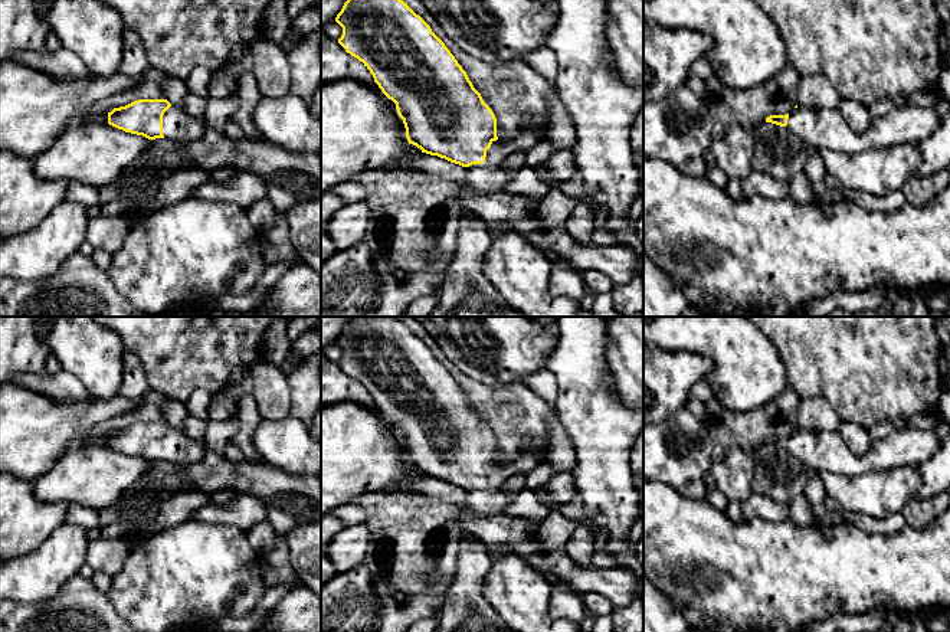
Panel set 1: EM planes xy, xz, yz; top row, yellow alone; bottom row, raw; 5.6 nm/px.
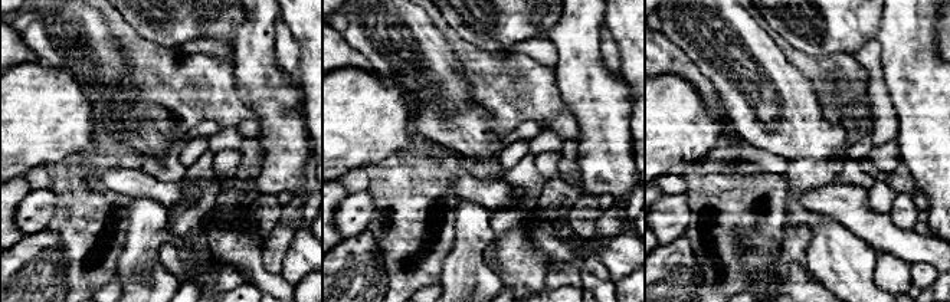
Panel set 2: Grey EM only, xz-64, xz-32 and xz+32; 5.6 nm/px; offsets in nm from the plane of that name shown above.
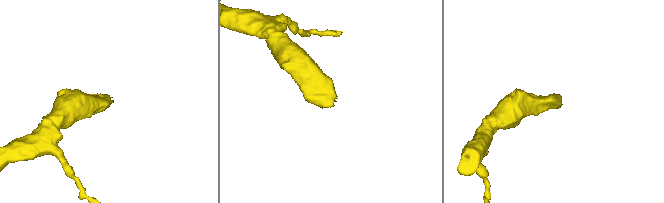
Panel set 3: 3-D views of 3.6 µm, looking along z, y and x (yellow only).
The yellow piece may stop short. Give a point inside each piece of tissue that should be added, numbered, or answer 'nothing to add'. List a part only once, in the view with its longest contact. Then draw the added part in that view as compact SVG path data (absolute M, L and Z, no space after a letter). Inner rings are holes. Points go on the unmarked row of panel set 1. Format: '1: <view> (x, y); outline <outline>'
1: xz (488, 500); outline M533 452L520 453L515 459L505 464L492 464L482 487L465 489L466 500L462 508L475 517L507 514L508 505L515 500L515 495L505 494L502 485L511 477L530 472L537 464Z

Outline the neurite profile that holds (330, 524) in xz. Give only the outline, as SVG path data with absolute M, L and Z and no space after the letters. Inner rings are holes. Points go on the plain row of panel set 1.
M334 514L321 517L321 589L338 573L328 557L328 546L332 537L344 527L345 524Z

